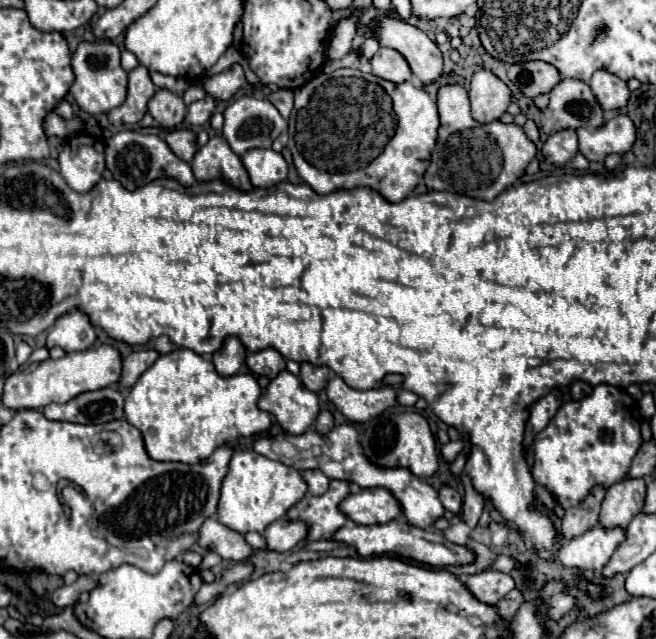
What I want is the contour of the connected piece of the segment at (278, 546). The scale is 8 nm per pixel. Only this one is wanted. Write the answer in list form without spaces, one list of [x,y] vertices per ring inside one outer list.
[[[286,517],[270,523],[262,533],[270,551],[290,551],[306,539],[308,527],[302,521],[290,521]]]

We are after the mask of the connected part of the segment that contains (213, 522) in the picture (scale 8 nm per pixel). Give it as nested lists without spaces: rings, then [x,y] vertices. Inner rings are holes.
[[[208,517],[198,531],[198,545],[208,551],[216,551],[222,559],[228,561],[244,561],[252,553],[252,547],[244,541],[244,537],[226,525],[220,525],[216,517]]]

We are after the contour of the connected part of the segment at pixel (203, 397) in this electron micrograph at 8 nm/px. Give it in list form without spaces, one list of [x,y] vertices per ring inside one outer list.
[[[178,349],[170,355],[158,357],[158,361],[140,375],[136,385],[130,389],[130,395],[126,397],[124,413],[126,419],[140,429],[144,437],[146,451],[156,461],[180,461],[180,463],[200,463],[208,459],[214,449],[236,443],[240,437],[252,437],[268,431],[272,417],[258,409],[258,399],[262,395],[262,389],[254,375],[230,375],[222,377],[216,373],[212,361],[204,359],[198,353],[192,353],[190,349]]]

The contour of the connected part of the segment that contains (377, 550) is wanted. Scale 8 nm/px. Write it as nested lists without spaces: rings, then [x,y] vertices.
[[[394,519],[386,525],[372,525],[372,527],[364,527],[364,525],[356,525],[356,527],[342,527],[336,535],[336,541],[354,545],[356,551],[362,557],[374,557],[374,555],[400,555],[406,559],[414,559],[418,563],[424,565],[432,565],[432,567],[458,567],[458,565],[472,565],[474,563],[474,553],[464,547],[464,545],[456,545],[452,541],[448,541],[442,533],[434,533],[430,529],[420,529],[410,525],[408,521],[402,519]]]

